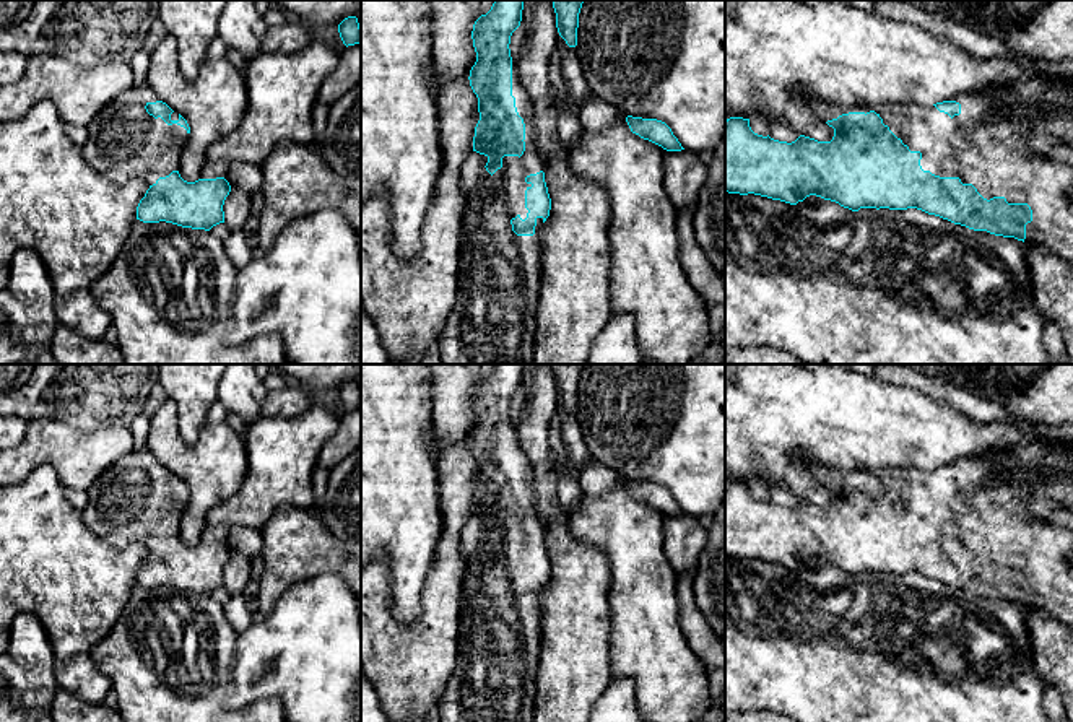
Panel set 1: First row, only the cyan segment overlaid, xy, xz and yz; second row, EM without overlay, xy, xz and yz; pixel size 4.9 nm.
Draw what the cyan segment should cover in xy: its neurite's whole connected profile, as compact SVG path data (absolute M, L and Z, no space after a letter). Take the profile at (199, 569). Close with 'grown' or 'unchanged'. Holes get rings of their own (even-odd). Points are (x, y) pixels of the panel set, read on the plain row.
M133 449L107 467L88 489L88 506L81 512L86 527L102 542L117 548L140 543L150 550L137 571L143 587L172 587L182 592L210 595L224 587L223 569L231 556L224 542L187 546L179 538L179 520L189 502L187 485L159 465L145 449Z; grown

